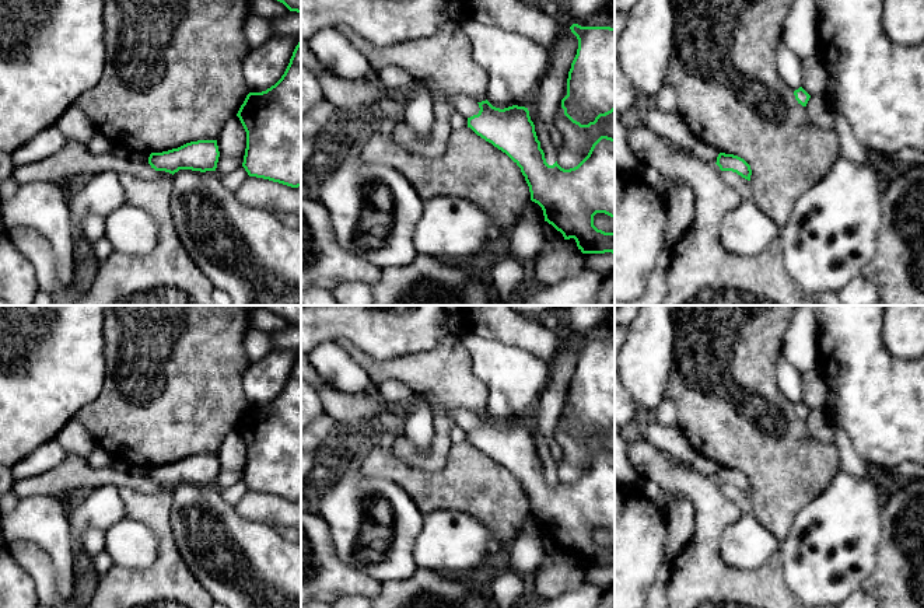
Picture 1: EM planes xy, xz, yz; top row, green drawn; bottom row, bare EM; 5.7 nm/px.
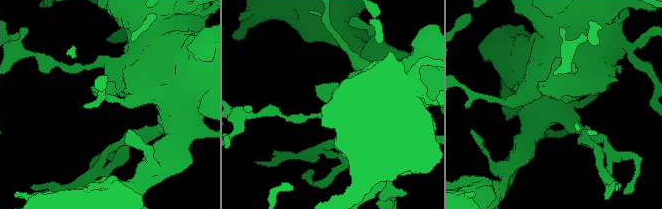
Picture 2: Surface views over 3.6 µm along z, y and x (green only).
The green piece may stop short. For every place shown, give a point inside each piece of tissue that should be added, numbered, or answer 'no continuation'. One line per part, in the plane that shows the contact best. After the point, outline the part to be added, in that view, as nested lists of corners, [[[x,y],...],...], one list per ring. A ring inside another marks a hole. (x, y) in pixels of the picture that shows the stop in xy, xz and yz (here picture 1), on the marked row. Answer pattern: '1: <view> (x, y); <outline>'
no continuation

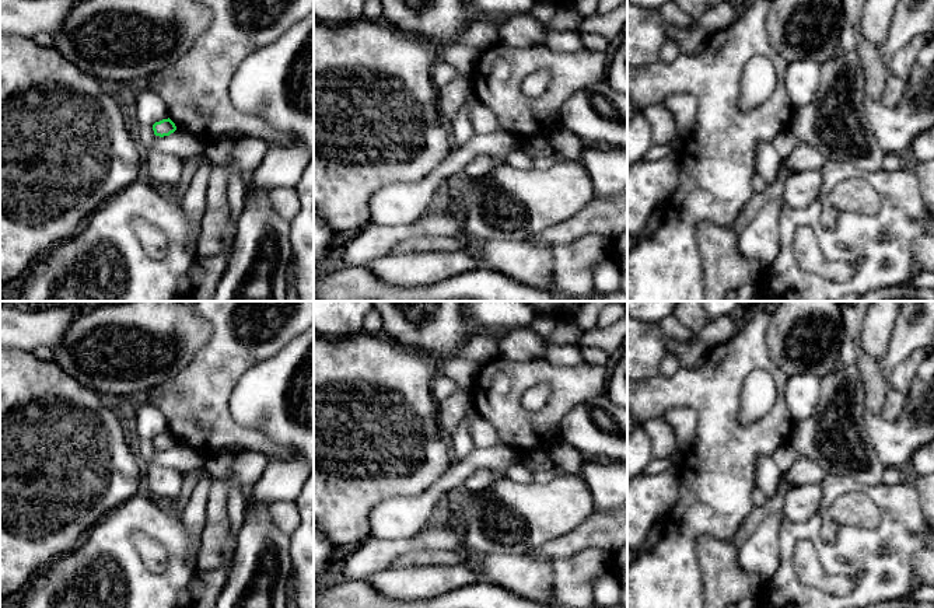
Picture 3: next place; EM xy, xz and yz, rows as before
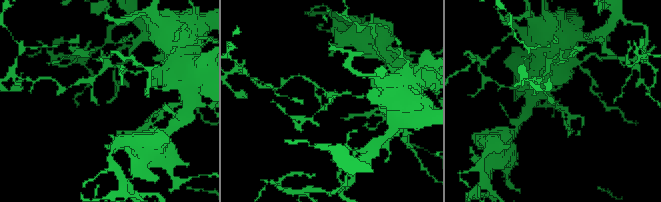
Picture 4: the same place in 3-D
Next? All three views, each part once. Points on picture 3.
no continuation

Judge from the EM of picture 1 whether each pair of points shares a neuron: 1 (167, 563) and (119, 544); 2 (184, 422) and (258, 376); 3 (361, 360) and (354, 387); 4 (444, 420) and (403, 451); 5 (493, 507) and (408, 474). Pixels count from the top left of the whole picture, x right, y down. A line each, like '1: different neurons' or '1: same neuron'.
1: different neurons
2: different neurons
3: different neurons
4: same neuron
5: same neuron

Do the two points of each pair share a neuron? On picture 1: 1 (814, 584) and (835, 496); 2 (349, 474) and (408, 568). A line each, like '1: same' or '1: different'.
1: same
2: same

